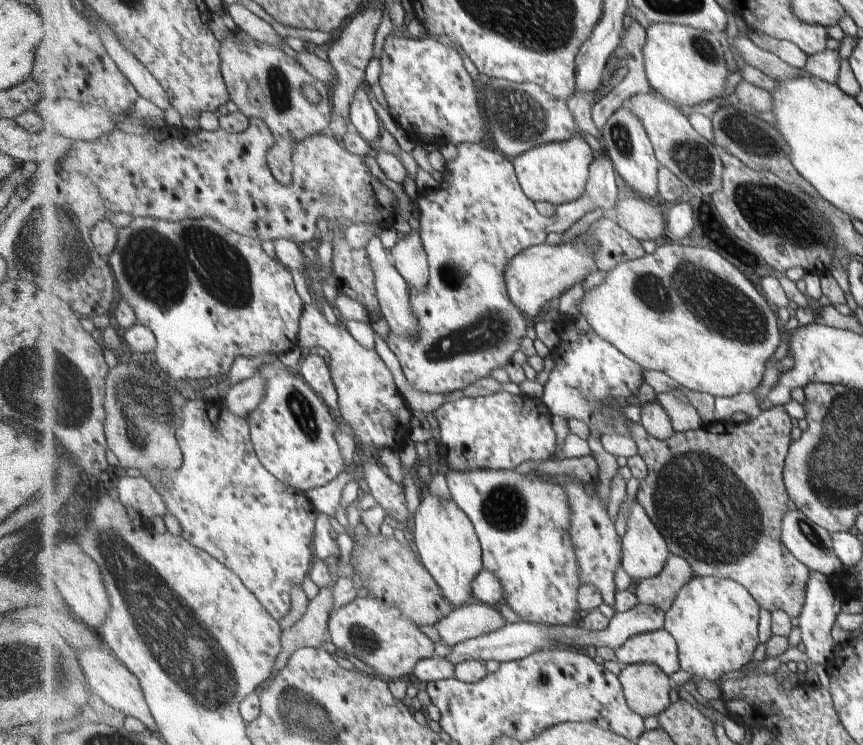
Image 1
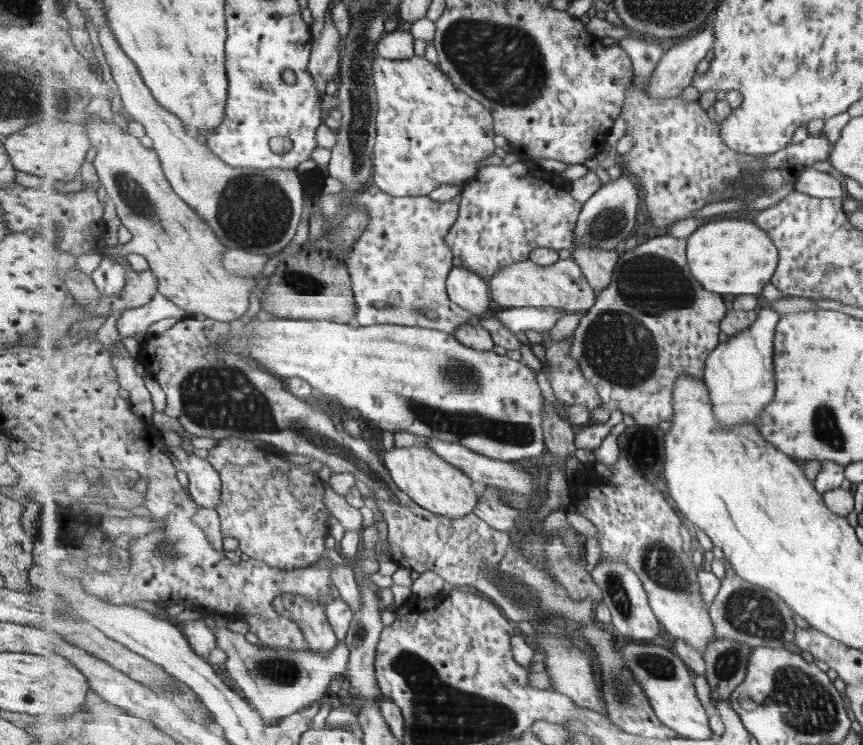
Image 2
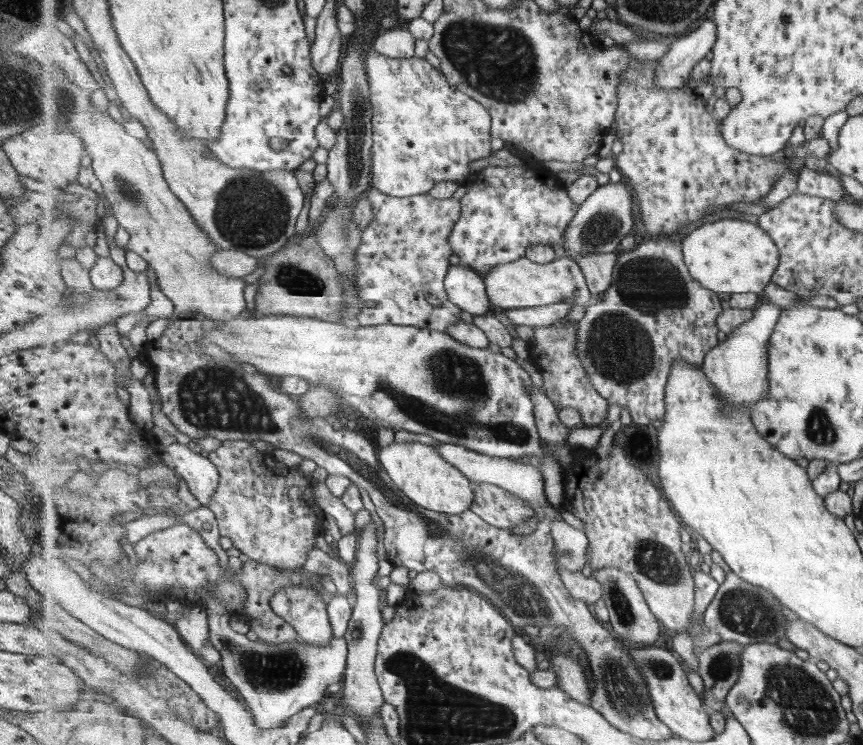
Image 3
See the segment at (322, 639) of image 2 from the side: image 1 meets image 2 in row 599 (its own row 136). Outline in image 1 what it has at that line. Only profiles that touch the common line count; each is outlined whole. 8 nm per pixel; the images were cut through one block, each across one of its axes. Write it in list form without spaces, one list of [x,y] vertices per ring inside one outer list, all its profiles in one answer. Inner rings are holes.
[[[238,29],[232,31],[230,36],[222,41],[220,58],[222,74],[234,104],[247,117],[258,117],[266,121],[277,138],[278,146],[270,152],[268,158],[271,171],[282,184],[292,184],[294,170],[292,144],[297,144],[315,133],[329,132],[333,116],[333,101],[329,98],[329,90],[321,80],[315,79],[315,76],[310,74],[297,59],[287,56],[281,48],[257,42],[249,34],[242,33]]]

